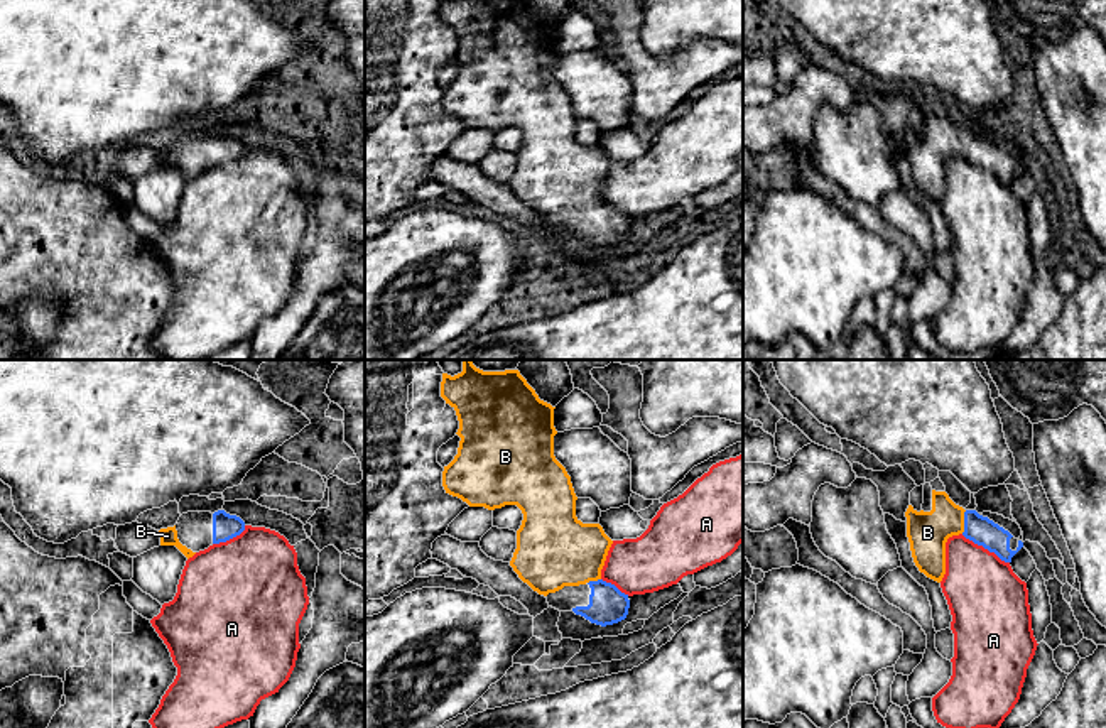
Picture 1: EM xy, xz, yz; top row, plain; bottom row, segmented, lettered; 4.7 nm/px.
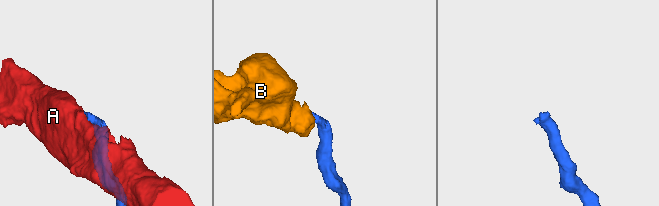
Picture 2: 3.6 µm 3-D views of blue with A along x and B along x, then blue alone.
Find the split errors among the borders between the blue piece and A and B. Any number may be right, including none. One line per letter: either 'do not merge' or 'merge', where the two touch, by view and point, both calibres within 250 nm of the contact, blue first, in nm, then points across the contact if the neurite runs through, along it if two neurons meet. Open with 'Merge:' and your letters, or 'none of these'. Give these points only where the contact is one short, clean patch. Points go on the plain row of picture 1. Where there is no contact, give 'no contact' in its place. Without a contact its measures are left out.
Merge: B
A: do not merge | yz (985, 169) | 140/360 nm
B: merge | yz (965, 144) | 140/200 nm

